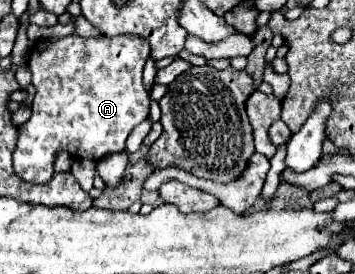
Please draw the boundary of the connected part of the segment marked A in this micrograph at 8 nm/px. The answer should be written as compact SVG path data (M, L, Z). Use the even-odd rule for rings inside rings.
M70 34L62 40L34 44L28 68L36 94L30 104L30 120L18 126L16 174L26 182L44 184L54 174L52 164L60 150L88 160L124 150L132 128L146 120L150 112L150 94L142 86L142 68L148 58L150 44L140 36L82 38Z

